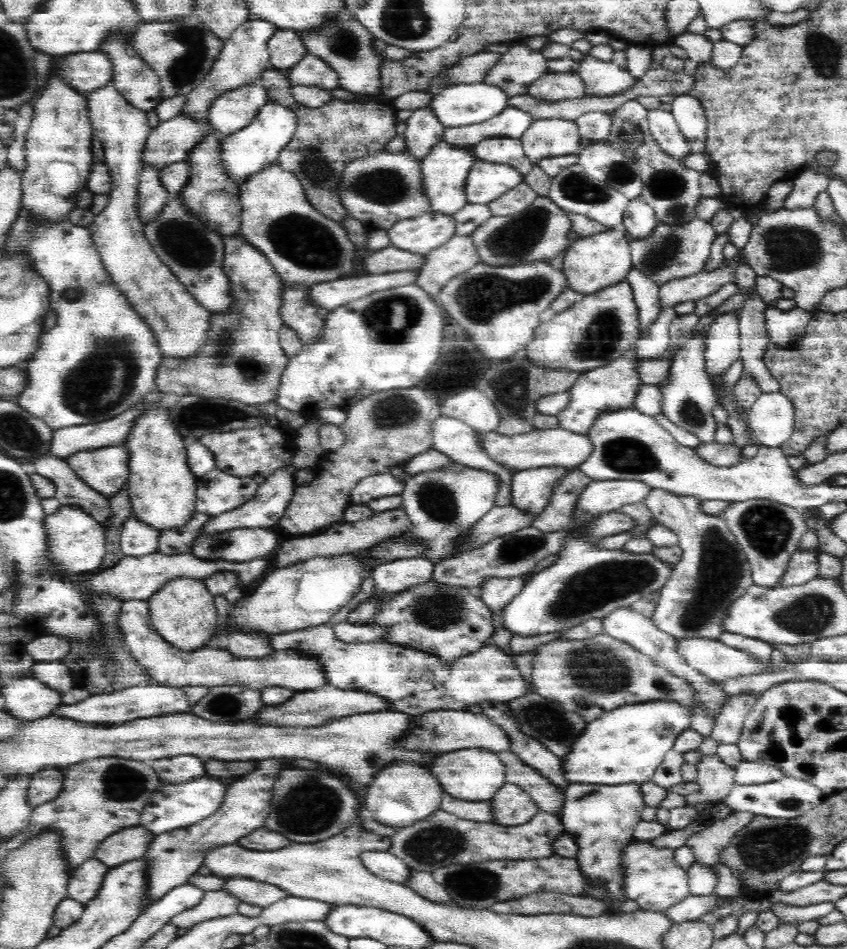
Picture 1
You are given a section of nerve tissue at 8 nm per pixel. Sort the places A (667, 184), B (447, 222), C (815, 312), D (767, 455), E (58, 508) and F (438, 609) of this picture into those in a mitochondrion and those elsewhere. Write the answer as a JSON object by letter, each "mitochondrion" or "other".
{"A":"mitochondrion","B":"other","C":"other","D":"other","E":"other","F":"mitochondrion"}

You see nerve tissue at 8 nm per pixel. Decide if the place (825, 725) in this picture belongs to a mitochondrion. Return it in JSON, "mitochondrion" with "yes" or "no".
{"mitochondrion":"no"}

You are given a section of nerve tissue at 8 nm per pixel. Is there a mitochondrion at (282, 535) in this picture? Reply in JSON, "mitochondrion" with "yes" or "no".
{"mitochondrion":"no"}

